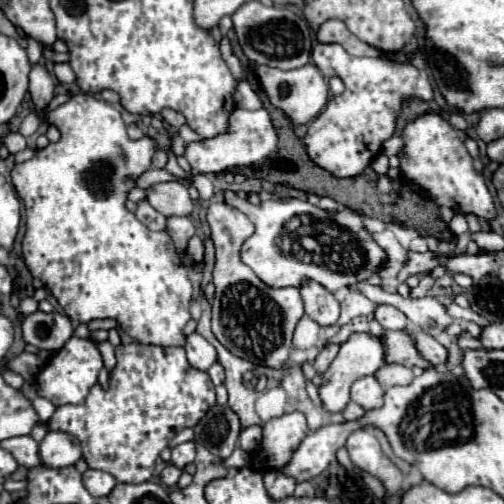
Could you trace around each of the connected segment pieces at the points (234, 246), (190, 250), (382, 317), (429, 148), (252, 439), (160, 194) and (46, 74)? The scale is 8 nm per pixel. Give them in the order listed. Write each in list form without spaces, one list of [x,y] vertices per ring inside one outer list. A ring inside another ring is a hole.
[[[211,203],[207,209],[207,221],[211,225],[211,239],[215,243],[213,283],[217,287],[215,297],[211,299],[211,331],[233,355],[255,365],[281,369],[291,351],[293,329],[303,317],[303,299],[299,289],[273,289],[241,261],[241,245],[247,237],[251,237],[255,227],[239,209],[227,203]]]
[[[193,235],[187,243],[187,257],[195,259],[195,261],[203,261],[203,253],[205,253],[203,239],[199,239],[199,235]]]
[[[381,305],[375,311],[375,321],[381,323],[385,329],[389,331],[401,331],[407,327],[407,317],[403,317],[403,313],[399,313],[399,309],[391,307],[391,305]]]
[[[427,113],[415,119],[405,127],[403,139],[405,147],[401,153],[401,173],[405,179],[409,179],[417,189],[429,195],[439,207],[459,213],[475,213],[485,221],[495,219],[497,213],[493,197],[485,185],[485,177],[475,171],[465,143],[443,117]]]
[[[253,425],[241,431],[241,439],[239,439],[241,449],[245,451],[257,451],[261,447],[261,427]]]
[[[159,183],[147,189],[147,201],[165,217],[189,217],[193,201],[181,183]]]
[[[35,63],[29,73],[29,93],[35,101],[35,109],[43,109],[53,99],[53,87],[51,71],[45,65]]]

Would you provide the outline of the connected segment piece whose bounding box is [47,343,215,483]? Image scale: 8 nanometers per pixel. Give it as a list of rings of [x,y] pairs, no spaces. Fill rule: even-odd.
[[[121,343],[115,347],[117,365],[109,373],[109,385],[103,389],[99,383],[91,387],[87,401],[81,405],[57,407],[47,421],[49,431],[65,431],[79,439],[83,459],[91,469],[111,473],[119,483],[149,481],[155,471],[155,459],[167,443],[185,427],[195,427],[199,417],[215,405],[215,385],[205,371],[189,365],[183,347],[155,347],[141,343]]]

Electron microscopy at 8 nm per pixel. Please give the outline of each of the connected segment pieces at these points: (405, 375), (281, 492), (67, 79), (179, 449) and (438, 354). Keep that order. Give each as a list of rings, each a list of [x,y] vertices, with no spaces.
[[[387,363],[381,369],[377,369],[375,379],[379,381],[379,385],[383,389],[393,387],[393,385],[409,385],[413,381],[413,371],[405,365],[397,365],[397,363]]]
[[[265,469],[265,489],[273,499],[283,499],[295,491],[297,481],[289,475],[285,475],[281,469]]]
[[[57,63],[55,65],[55,77],[61,81],[61,83],[75,83],[75,73],[73,69],[67,65],[67,63]]]
[[[187,441],[187,443],[173,447],[171,463],[177,465],[179,469],[183,469],[187,463],[193,463],[193,459],[195,459],[195,443],[193,441]]]
[[[415,333],[415,345],[419,345],[421,357],[429,361],[429,365],[441,365],[447,361],[447,349],[427,333]]]

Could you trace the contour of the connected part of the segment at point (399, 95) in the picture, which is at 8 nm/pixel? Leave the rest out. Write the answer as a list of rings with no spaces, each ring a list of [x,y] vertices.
[[[317,43],[311,51],[313,63],[331,79],[339,77],[345,85],[341,95],[329,99],[327,107],[309,125],[303,145],[309,159],[335,177],[355,177],[383,151],[383,143],[395,135],[399,109],[409,99],[431,101],[433,87],[427,71],[411,63],[413,53],[405,61],[387,57],[353,57],[337,43]]]

